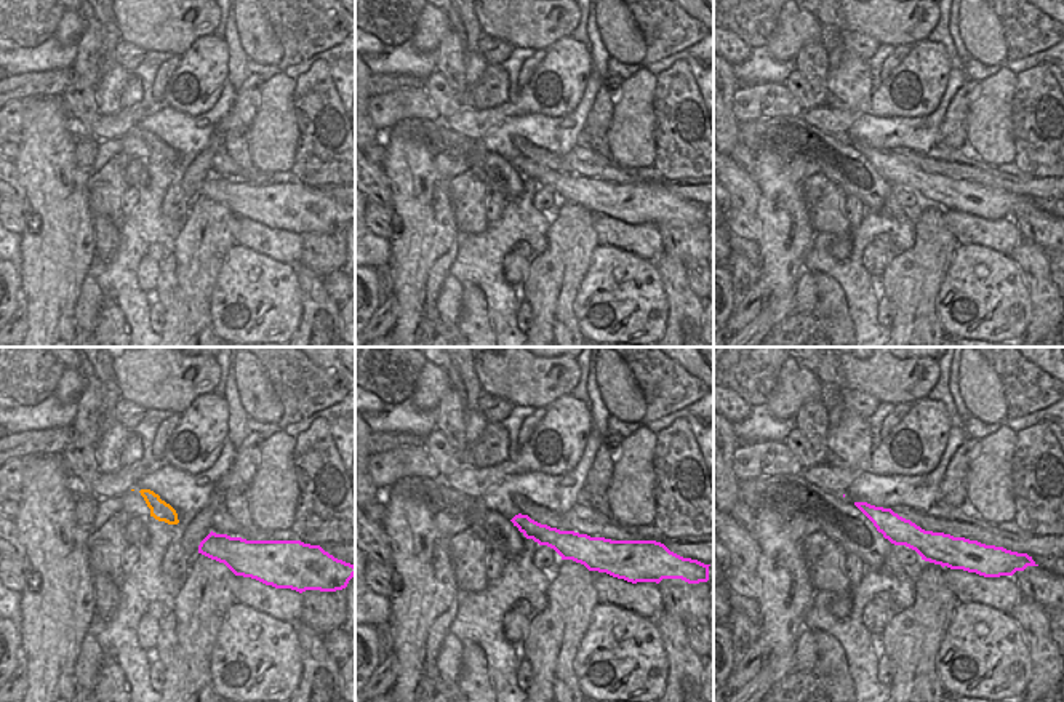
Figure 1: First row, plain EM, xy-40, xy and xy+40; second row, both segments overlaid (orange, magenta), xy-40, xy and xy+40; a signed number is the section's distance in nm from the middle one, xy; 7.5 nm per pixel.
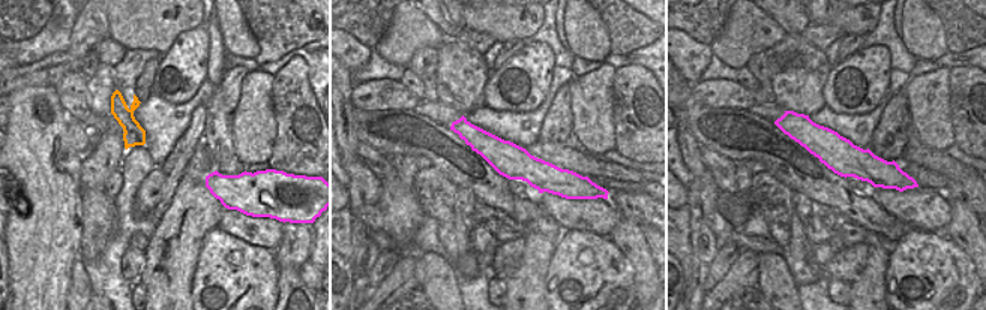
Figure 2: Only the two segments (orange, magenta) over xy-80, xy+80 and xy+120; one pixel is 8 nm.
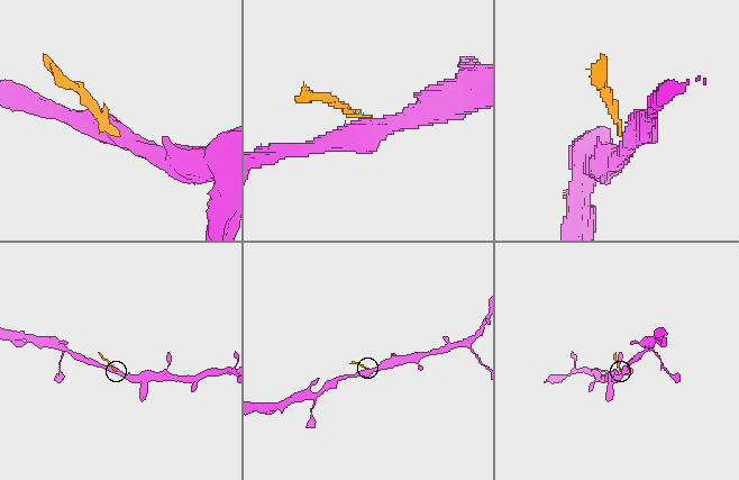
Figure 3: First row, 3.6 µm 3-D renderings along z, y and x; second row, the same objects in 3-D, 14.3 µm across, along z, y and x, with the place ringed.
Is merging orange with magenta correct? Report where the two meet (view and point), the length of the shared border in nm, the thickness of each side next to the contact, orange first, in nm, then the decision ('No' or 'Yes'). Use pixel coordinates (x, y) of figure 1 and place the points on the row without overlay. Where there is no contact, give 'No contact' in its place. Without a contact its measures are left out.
No contact. No

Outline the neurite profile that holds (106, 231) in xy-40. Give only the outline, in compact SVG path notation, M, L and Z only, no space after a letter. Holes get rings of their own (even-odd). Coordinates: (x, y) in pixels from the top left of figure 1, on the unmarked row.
M94 217L96 261L109 264L120 245L120 224L109 217Z

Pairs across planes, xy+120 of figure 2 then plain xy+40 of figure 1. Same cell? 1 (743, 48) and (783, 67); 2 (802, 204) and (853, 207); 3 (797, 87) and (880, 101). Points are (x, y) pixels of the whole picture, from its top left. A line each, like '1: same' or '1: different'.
1: different
2: same
3: different

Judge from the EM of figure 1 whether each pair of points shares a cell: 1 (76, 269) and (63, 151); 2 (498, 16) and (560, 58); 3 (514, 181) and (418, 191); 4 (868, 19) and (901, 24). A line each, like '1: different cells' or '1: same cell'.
1: same cell
2: different cells
3: different cells
4: same cell

